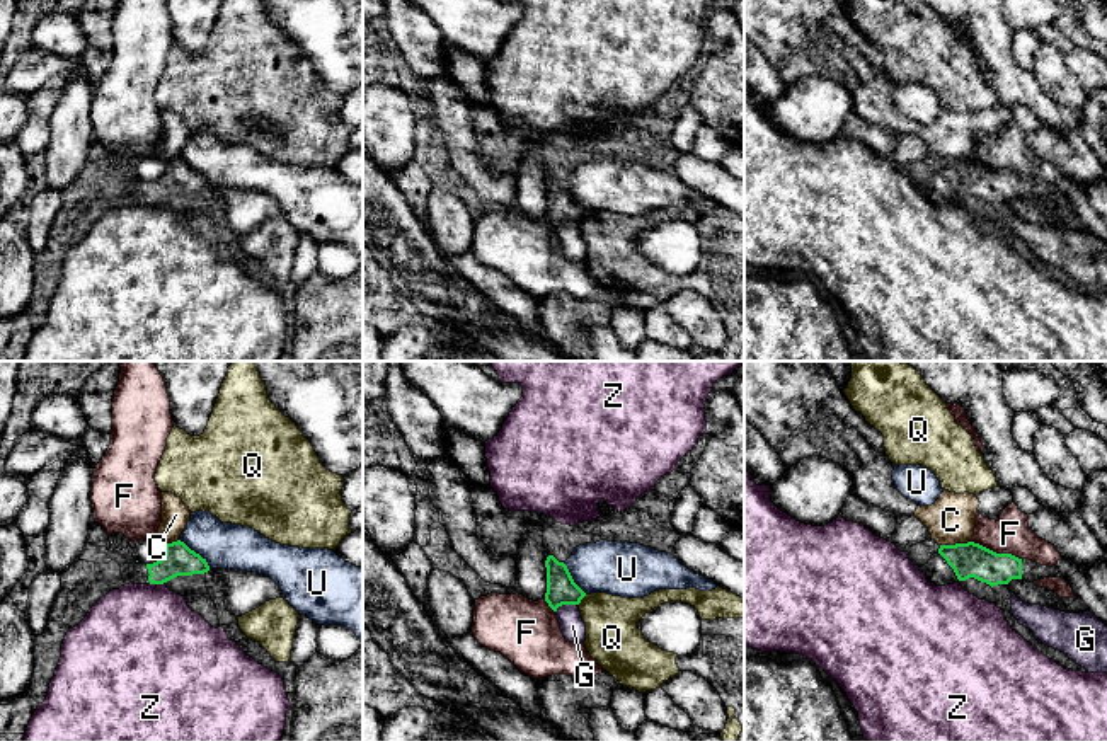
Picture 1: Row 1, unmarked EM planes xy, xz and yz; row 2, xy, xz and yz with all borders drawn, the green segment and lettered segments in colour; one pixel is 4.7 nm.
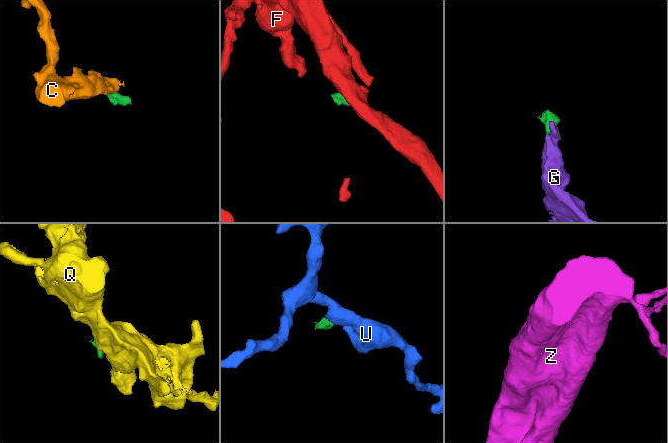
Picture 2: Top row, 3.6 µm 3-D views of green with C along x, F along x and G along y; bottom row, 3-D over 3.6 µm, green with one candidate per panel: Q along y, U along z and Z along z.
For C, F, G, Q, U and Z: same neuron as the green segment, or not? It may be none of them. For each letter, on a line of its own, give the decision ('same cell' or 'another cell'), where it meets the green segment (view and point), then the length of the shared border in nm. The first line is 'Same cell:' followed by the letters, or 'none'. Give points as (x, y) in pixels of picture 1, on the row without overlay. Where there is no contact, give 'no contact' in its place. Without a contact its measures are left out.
Same cell: none
C: another cell | yz (956, 162) | 150 nm
F: another cell | yz (995, 171) | 240 nm
G: another cell | xz (564, 222) | 110 nm
Q: another cell | xz (581, 217) | 70 nm
U: another cell | xy (195, 171) | 200 nm
Z: another cell | xy (157, 201) | 60 nm

